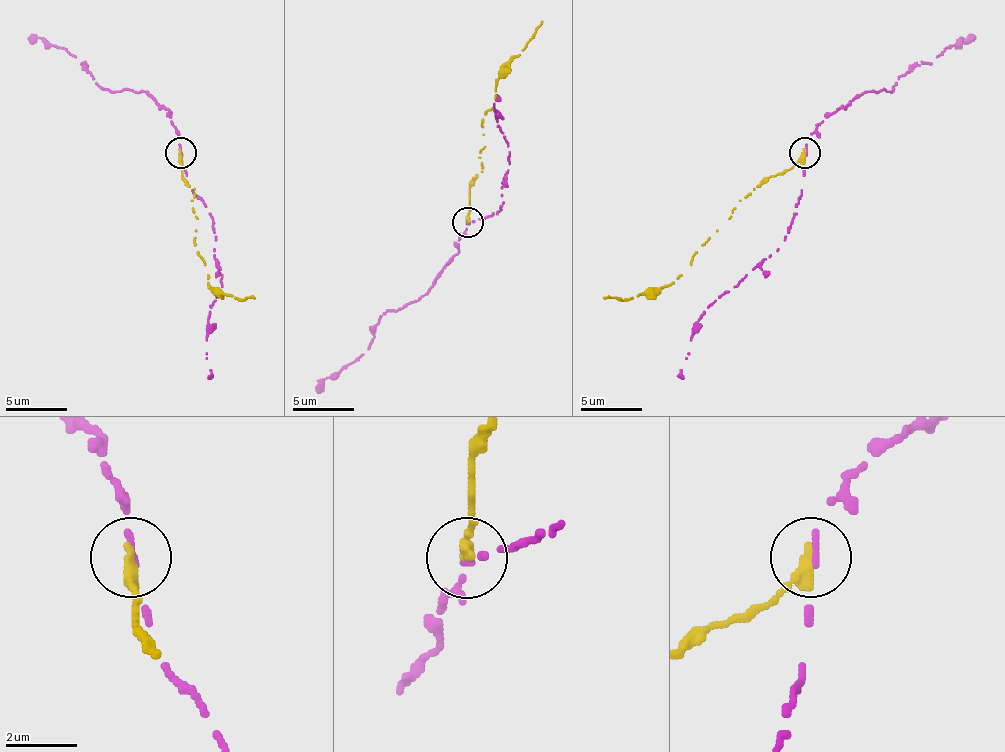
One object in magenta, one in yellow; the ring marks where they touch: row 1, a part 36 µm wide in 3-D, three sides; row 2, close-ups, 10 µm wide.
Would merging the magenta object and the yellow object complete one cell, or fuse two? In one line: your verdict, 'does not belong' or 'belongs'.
does not belong

